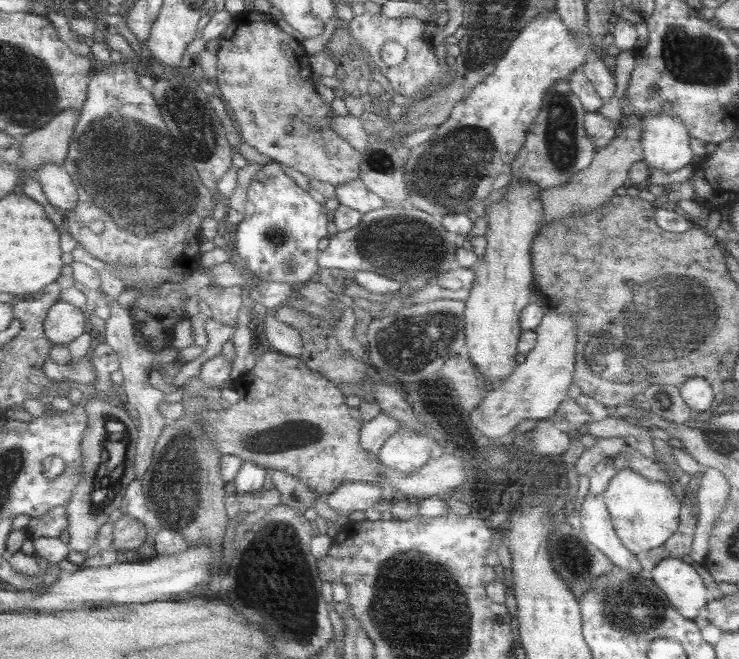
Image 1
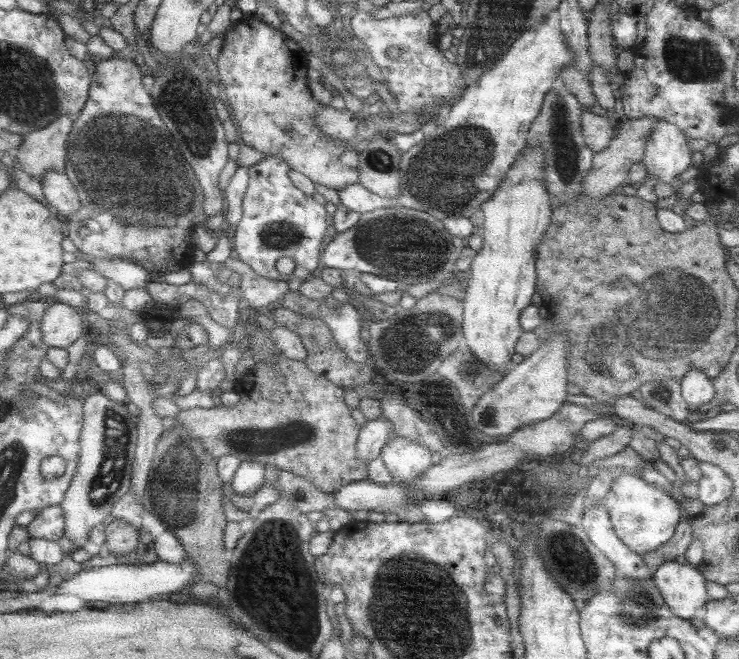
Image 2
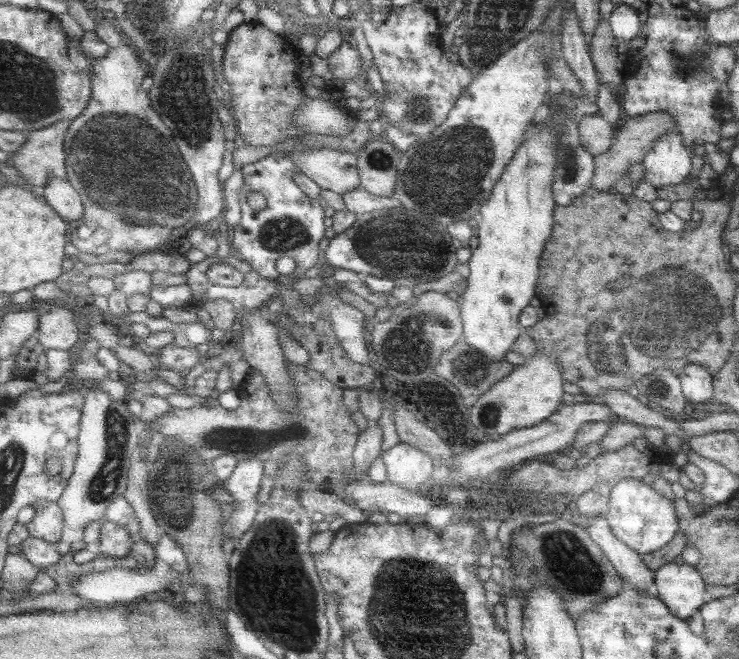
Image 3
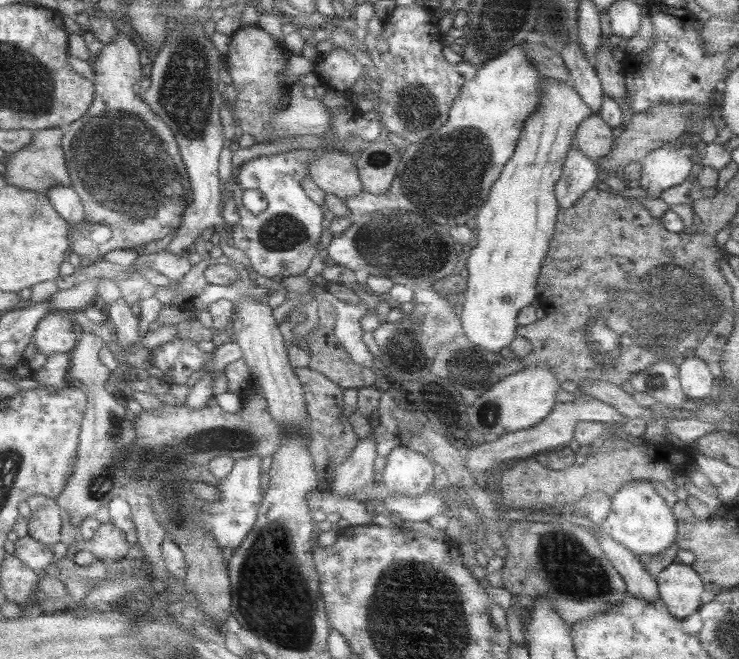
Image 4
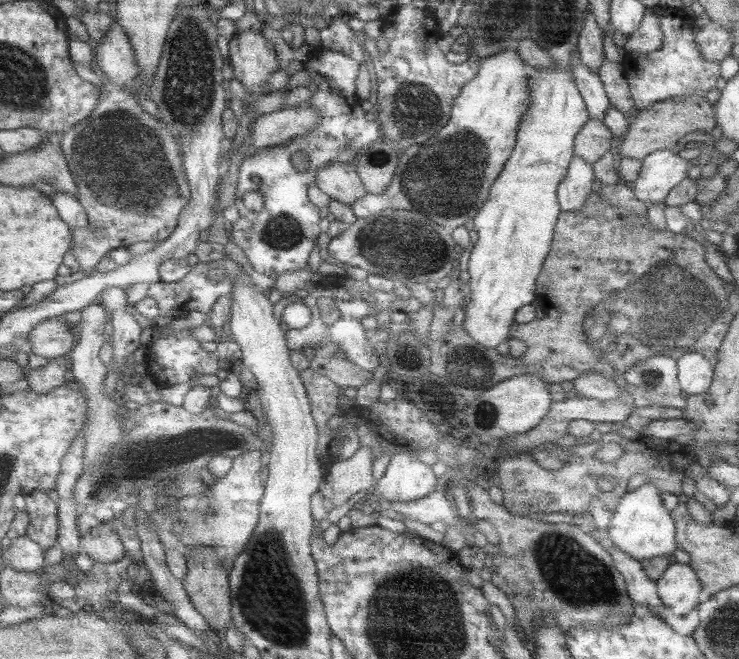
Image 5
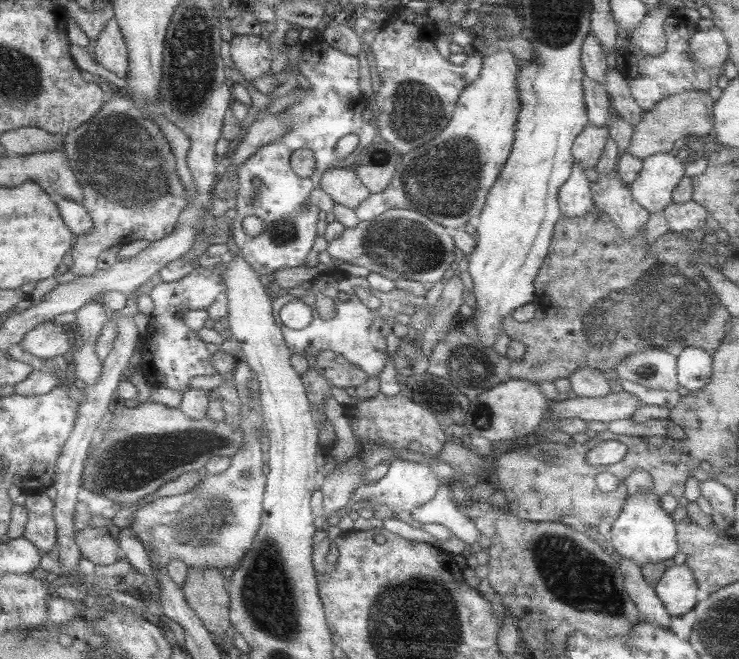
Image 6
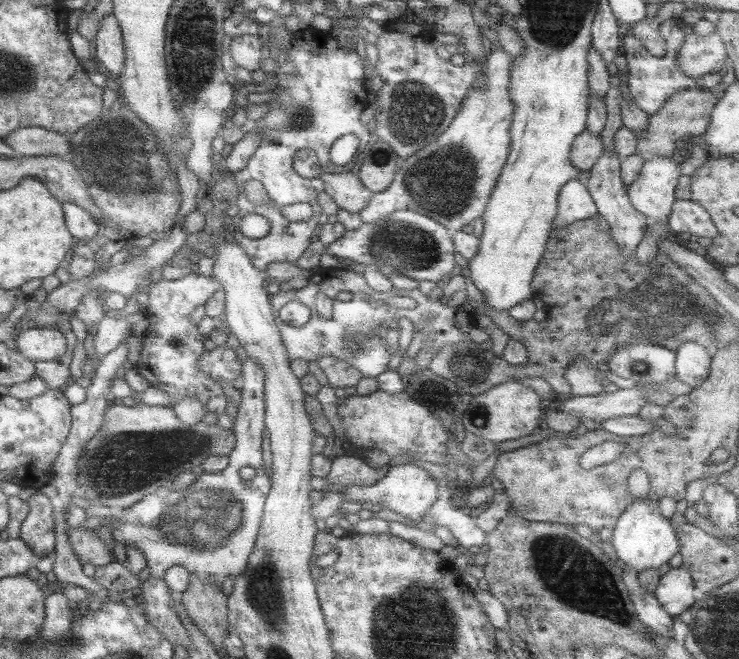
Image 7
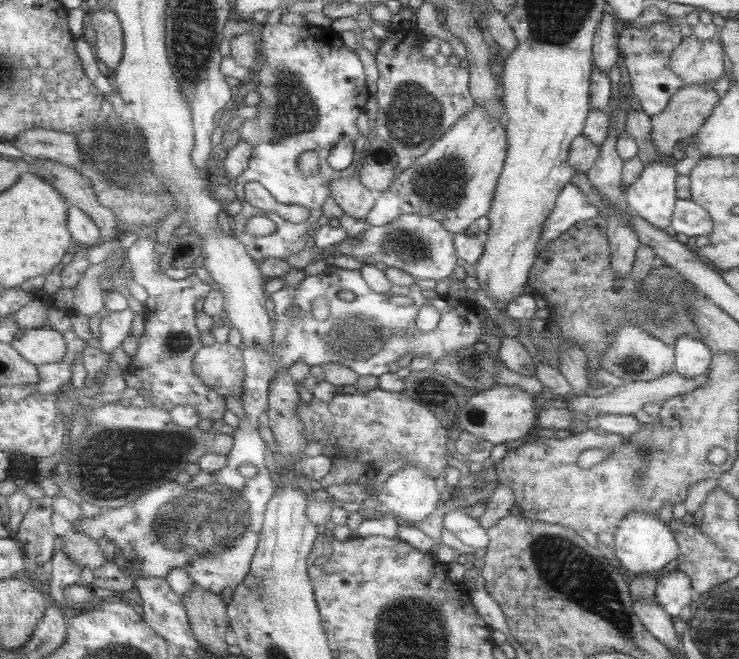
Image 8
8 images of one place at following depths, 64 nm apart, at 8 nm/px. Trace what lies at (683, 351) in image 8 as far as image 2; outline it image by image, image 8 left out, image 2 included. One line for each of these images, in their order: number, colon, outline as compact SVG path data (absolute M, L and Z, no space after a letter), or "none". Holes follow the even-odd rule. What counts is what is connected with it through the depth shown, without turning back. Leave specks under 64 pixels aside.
2: M687 372L679 384L681 384L681 398L687 402L691 410L703 412L705 406L715 396L713 382L703 372Z
3: M687 364L679 374L679 382L681 394L689 404L705 404L713 396L713 376L701 366Z
4: M687 358L679 366L679 384L687 400L705 400L709 402L713 392L713 376L709 366L697 358Z
5: M695 352L683 354L677 360L677 380L681 386L681 394L685 396L701 396L713 382L713 370L709 360L697 356Z
6: M683 348L677 356L677 382L685 390L699 392L711 378L713 356L705 354L699 348Z
7: M683 342L675 354L675 380L691 386L693 390L701 386L709 376L713 352L691 342Z

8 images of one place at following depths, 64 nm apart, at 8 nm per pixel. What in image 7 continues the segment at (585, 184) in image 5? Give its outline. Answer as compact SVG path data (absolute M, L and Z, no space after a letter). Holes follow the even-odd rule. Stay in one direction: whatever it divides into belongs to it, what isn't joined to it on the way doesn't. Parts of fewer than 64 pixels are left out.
M571 178L561 188L559 208L557 208L557 218L553 222L553 228L591 218L595 214L597 214L597 206L595 206L589 190L577 178Z

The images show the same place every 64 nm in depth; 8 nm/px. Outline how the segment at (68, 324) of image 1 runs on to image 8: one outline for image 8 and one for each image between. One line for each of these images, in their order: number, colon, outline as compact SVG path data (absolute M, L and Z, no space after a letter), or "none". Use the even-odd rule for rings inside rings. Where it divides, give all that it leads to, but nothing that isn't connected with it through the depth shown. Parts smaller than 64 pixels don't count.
2: M53 302L53 306L47 310L43 318L43 340L49 348L69 350L69 346L83 336L85 322L77 310L79 308L59 302Z
3: M59 302L47 304L47 310L41 314L41 336L39 342L49 350L67 350L71 352L73 346L77 346L81 328L77 322L77 316L73 310L63 308Z
4: M49 314L43 318L43 322L37 326L35 342L41 354L73 354L77 344L75 334L75 320L71 320L71 314Z
5: M59 318L45 320L31 334L31 350L35 356L41 356L49 362L57 360L65 354L71 356L71 352L75 348L73 334L75 332L71 332L71 328L65 322L61 322Z
6: M45 322L31 330L25 338L23 350L27 356L43 358L43 360L59 360L69 350L73 350L75 344L67 332L65 326L57 326L55 322Z
7: M37 326L25 330L17 340L19 352L31 362L57 362L69 352L69 340L61 328Z
8: M33 328L33 330L19 330L17 338L13 340L13 348L21 352L21 356L37 364L59 364L69 354L69 344L65 336L51 328Z

